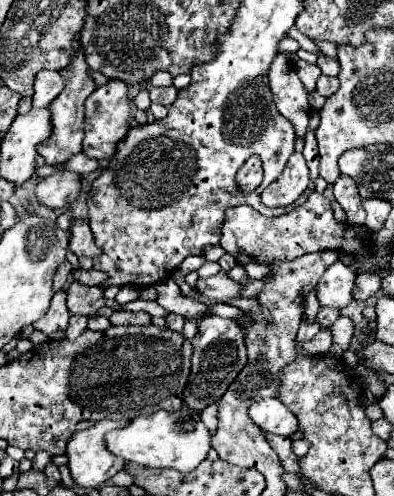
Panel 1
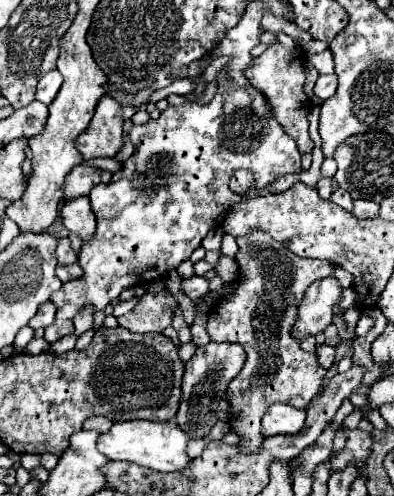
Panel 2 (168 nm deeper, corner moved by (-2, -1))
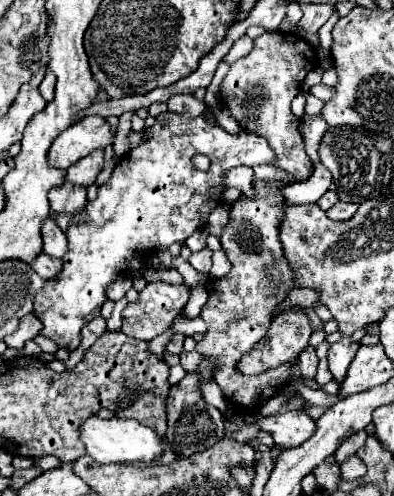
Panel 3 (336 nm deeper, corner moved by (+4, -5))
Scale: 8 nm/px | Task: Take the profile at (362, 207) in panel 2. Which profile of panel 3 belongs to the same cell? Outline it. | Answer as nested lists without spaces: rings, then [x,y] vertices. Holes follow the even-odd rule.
[[[338,201],[332,209],[326,211],[326,215],[330,219],[334,219],[334,221],[348,221],[350,217],[354,217],[356,209],[358,209],[356,203],[342,203],[342,201]]]

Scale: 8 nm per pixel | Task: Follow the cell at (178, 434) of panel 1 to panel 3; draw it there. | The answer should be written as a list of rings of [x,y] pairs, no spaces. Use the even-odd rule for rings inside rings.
[[[90,417],[82,423],[80,427],[80,435],[82,441],[86,445],[86,453],[96,461],[96,463],[134,463],[134,461],[144,461],[144,463],[152,463],[156,459],[162,457],[164,449],[166,449],[166,439],[158,437],[158,433],[150,427],[140,425],[134,419],[118,419],[112,417],[108,421],[100,419],[100,417]]]

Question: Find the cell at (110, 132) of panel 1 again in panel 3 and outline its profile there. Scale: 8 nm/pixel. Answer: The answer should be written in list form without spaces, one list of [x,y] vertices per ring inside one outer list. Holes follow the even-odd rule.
[[[90,115],[58,135],[58,139],[50,147],[48,161],[54,167],[68,169],[92,151],[106,151],[108,147],[112,147],[112,143],[114,135],[110,133],[110,123],[100,115]]]

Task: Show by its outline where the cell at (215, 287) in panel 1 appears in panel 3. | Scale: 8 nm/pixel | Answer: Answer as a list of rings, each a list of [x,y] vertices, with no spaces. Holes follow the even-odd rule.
[[[164,281],[148,283],[140,291],[138,301],[126,305],[126,309],[122,311],[122,329],[120,331],[134,339],[150,341],[172,325],[172,321],[180,315],[180,311],[184,309],[188,299],[190,299],[190,289],[186,285],[172,285],[172,283],[164,283]]]

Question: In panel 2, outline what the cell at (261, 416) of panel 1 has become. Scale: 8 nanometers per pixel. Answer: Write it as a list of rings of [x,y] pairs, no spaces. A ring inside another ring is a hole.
[[[274,403],[262,419],[262,435],[294,435],[304,427],[306,411],[296,409],[292,405]]]

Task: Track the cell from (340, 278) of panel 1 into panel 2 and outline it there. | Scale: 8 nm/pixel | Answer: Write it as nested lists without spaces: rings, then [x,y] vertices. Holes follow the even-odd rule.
[[[334,277],[312,283],[298,305],[292,335],[300,341],[304,337],[314,337],[320,331],[324,331],[332,323],[340,293],[342,289]]]

